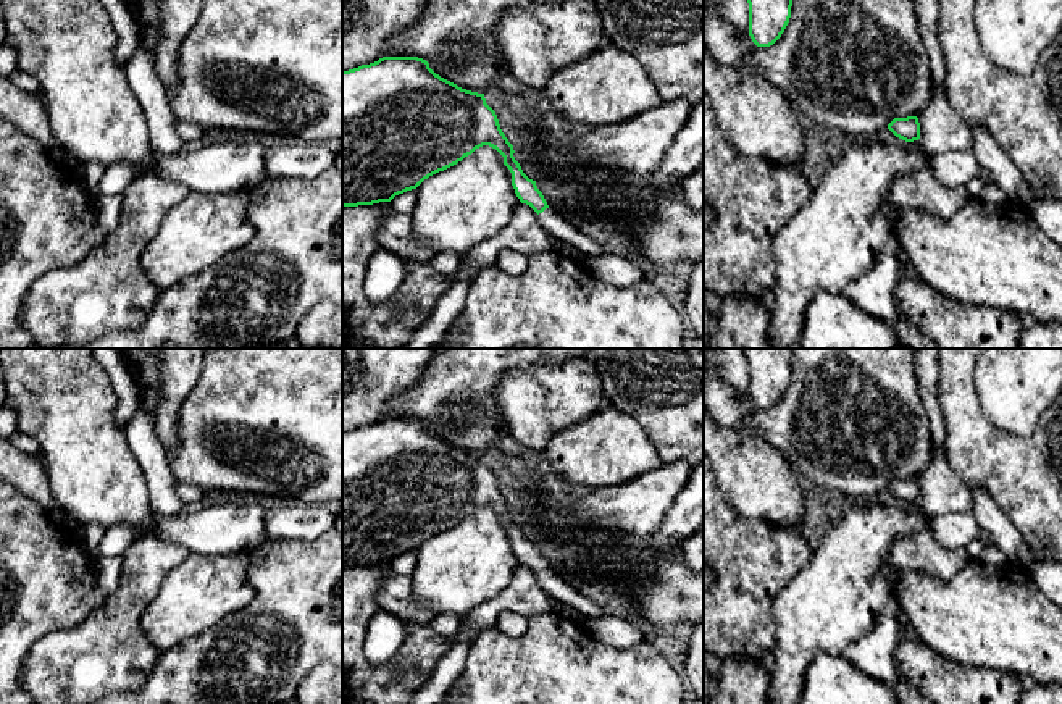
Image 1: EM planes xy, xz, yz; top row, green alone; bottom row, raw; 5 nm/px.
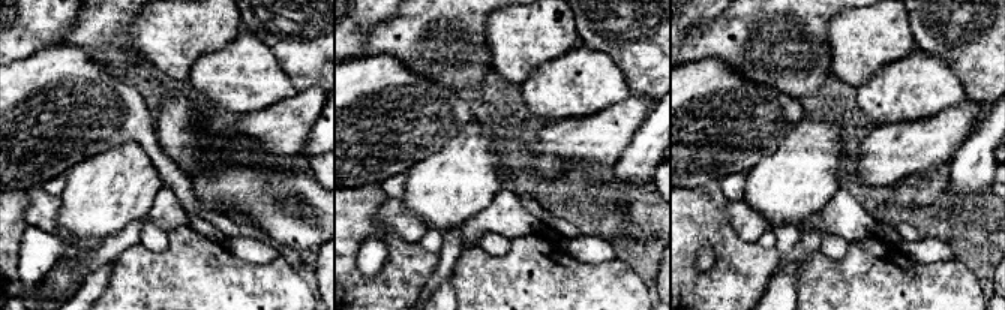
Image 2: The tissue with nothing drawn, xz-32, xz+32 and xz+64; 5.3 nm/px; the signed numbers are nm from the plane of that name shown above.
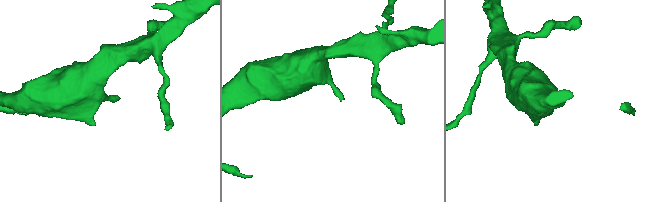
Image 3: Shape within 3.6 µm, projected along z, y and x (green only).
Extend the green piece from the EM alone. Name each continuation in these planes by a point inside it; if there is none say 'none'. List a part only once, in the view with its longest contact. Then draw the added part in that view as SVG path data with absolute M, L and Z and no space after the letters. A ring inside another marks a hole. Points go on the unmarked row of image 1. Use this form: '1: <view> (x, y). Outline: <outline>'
1: xz (551, 582). Outline: M546 570L537 576L541 586L557 601L567 602L575 607L586 620L605 615L604 609L592 599L581 594L575 586L567 583L554 570Z

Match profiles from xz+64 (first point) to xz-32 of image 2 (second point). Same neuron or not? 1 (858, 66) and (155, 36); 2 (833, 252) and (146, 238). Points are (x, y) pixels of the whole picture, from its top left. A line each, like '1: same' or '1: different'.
1: same
2: same

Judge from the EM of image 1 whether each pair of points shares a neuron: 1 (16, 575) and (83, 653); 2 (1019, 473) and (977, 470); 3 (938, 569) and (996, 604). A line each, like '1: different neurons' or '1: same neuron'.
1: different neurons
2: same neuron
3: different neurons

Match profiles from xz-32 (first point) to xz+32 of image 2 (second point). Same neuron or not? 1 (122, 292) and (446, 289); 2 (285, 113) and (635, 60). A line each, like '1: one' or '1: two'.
1: two
2: two

